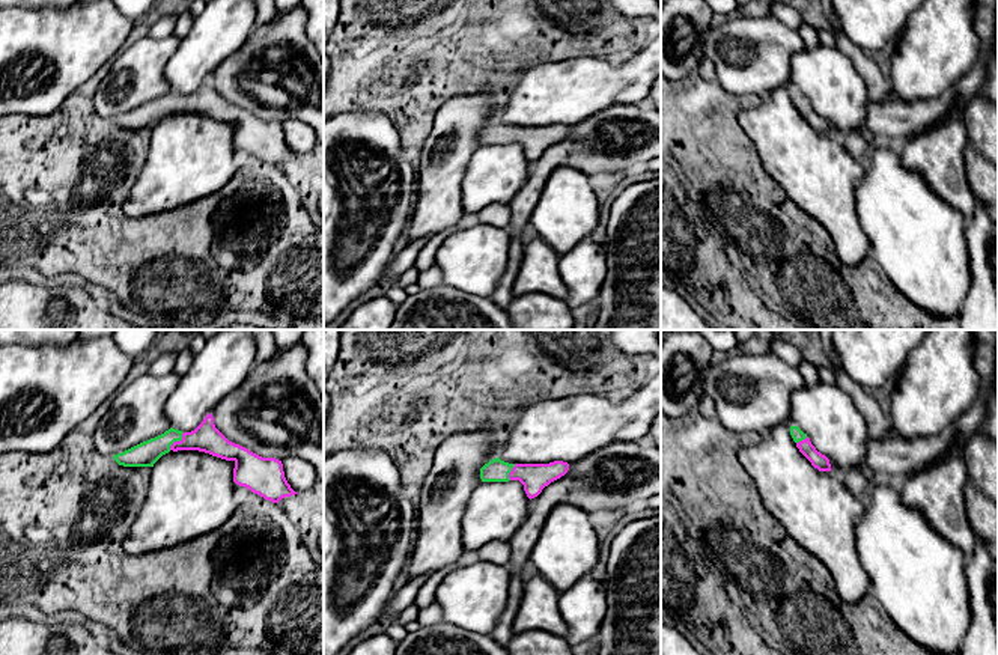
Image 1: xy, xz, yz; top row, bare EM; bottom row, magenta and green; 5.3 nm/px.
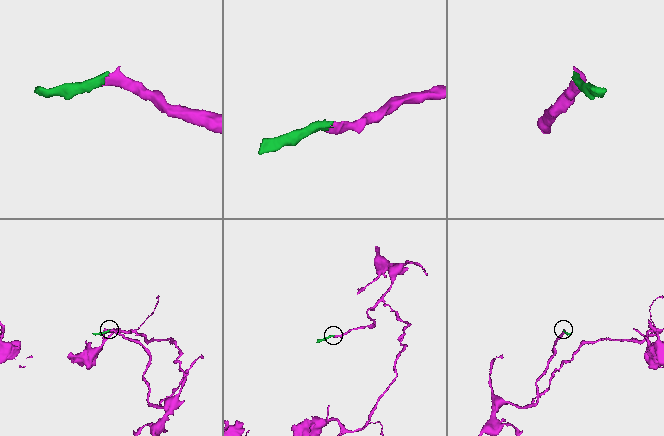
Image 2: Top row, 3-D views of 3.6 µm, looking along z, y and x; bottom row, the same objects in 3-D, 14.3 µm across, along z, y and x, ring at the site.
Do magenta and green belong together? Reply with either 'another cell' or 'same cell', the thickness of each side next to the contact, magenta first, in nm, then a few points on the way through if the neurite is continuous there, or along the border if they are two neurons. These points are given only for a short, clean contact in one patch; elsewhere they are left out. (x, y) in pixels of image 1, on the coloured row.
same cell | 150/140 nm | across xy (205, 437), (176, 441), (166, 441), (146, 453)

